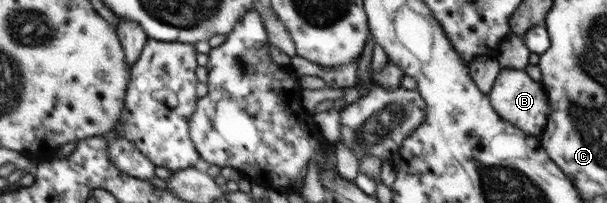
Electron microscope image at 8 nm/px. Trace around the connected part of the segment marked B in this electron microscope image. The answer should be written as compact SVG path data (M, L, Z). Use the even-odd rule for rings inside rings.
M503 68L494 81L492 90L488 94L494 110L510 124L522 132L539 137L549 120L550 112L547 93L542 84L528 76L525 69Z

